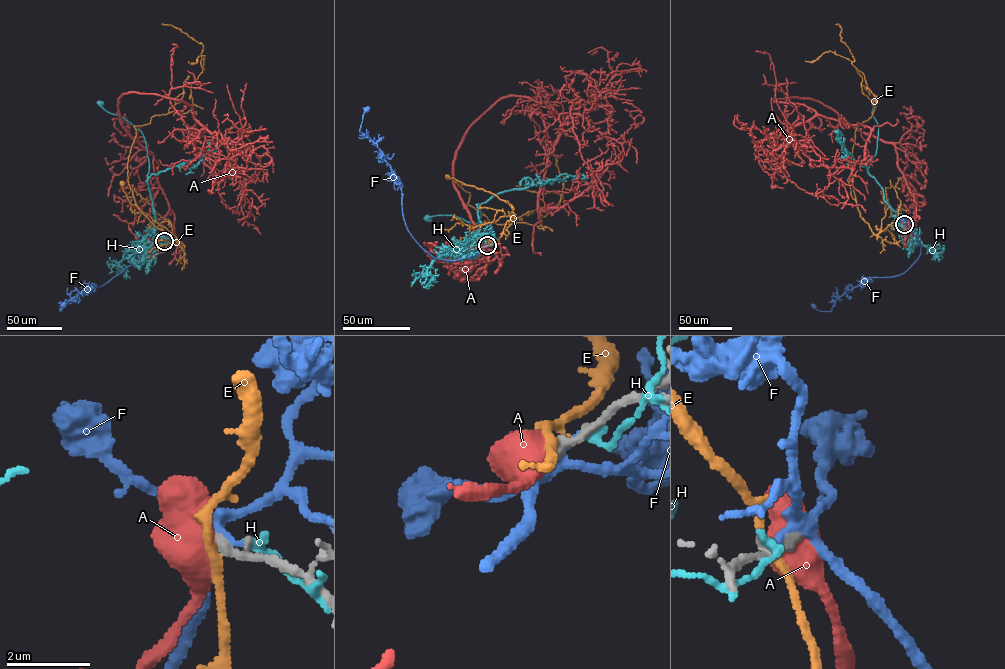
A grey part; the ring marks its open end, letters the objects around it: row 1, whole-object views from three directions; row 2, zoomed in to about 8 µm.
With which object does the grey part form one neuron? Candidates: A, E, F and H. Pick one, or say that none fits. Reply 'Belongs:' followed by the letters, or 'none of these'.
Belongs: none of these

